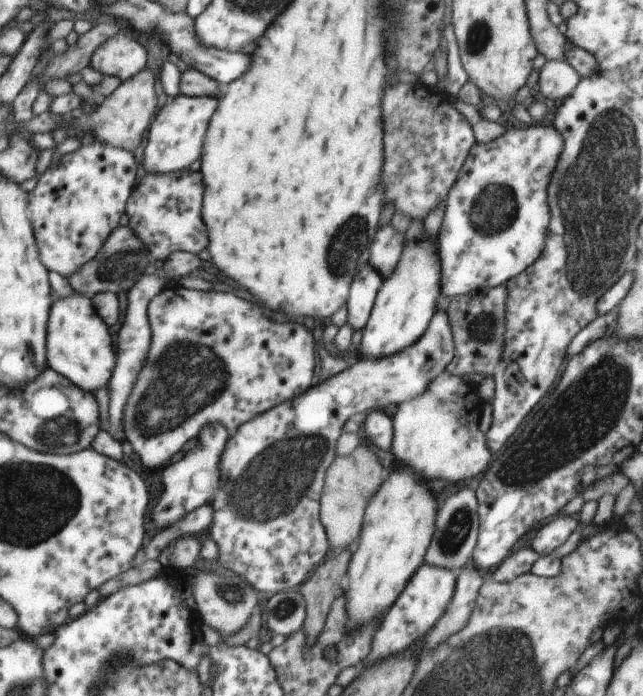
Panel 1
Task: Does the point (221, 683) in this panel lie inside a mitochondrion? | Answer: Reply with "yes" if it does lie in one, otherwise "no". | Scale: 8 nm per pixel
no

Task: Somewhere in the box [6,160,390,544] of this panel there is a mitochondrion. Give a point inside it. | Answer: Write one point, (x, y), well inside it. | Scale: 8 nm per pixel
(190, 375)

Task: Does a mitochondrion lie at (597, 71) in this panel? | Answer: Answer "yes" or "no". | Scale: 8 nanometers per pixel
no

